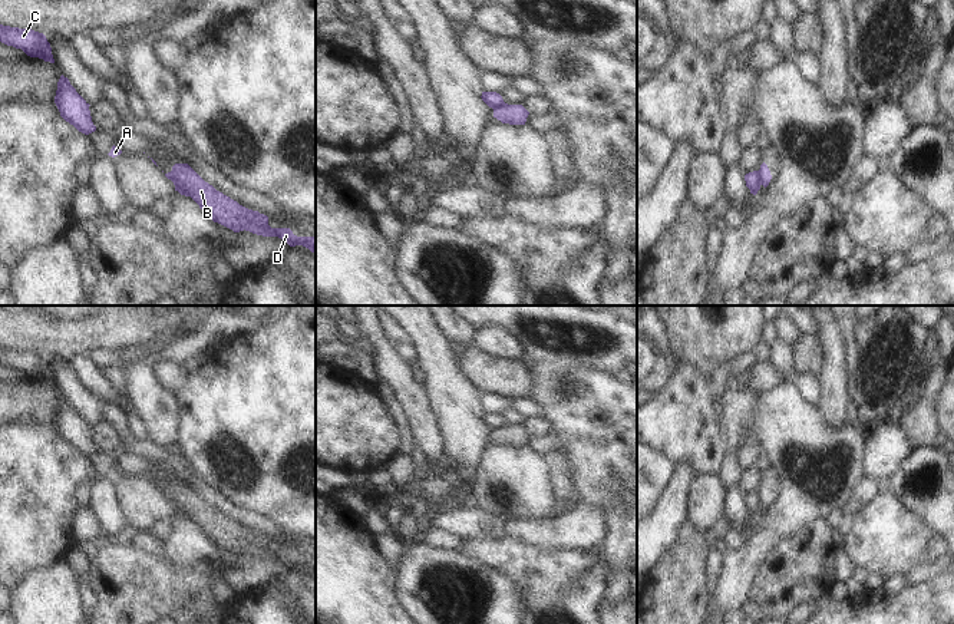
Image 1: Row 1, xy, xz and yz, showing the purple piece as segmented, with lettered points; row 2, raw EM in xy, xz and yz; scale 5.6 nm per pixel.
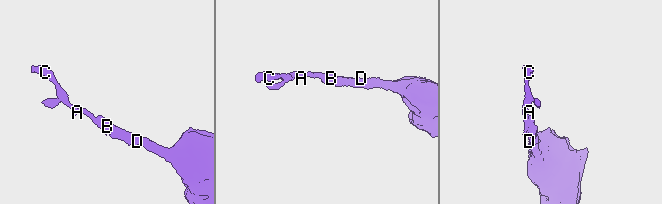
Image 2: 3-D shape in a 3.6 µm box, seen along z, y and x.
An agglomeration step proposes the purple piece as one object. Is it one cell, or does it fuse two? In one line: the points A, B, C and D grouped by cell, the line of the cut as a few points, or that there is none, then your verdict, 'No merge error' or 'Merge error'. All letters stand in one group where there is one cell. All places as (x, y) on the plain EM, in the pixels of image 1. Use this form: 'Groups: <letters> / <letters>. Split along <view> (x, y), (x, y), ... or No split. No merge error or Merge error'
Groups: A C / B D. Split along yz (759, 491), (761, 505). Merge error.

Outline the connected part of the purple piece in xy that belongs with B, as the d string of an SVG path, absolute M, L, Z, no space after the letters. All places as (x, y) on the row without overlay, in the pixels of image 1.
M188 485L172 488L174 506L185 512L214 542L234 554L250 552L263 558L278 558L290 568L303 567L316 574L316 558L297 558L290 549L271 549L268 538L248 531L205 504Z

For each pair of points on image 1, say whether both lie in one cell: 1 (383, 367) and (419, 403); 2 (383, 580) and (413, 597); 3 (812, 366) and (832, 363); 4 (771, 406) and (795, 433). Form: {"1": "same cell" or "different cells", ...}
{"1": "same cell", "2": "different cells", "3": "different cells", "4": "same cell"}

